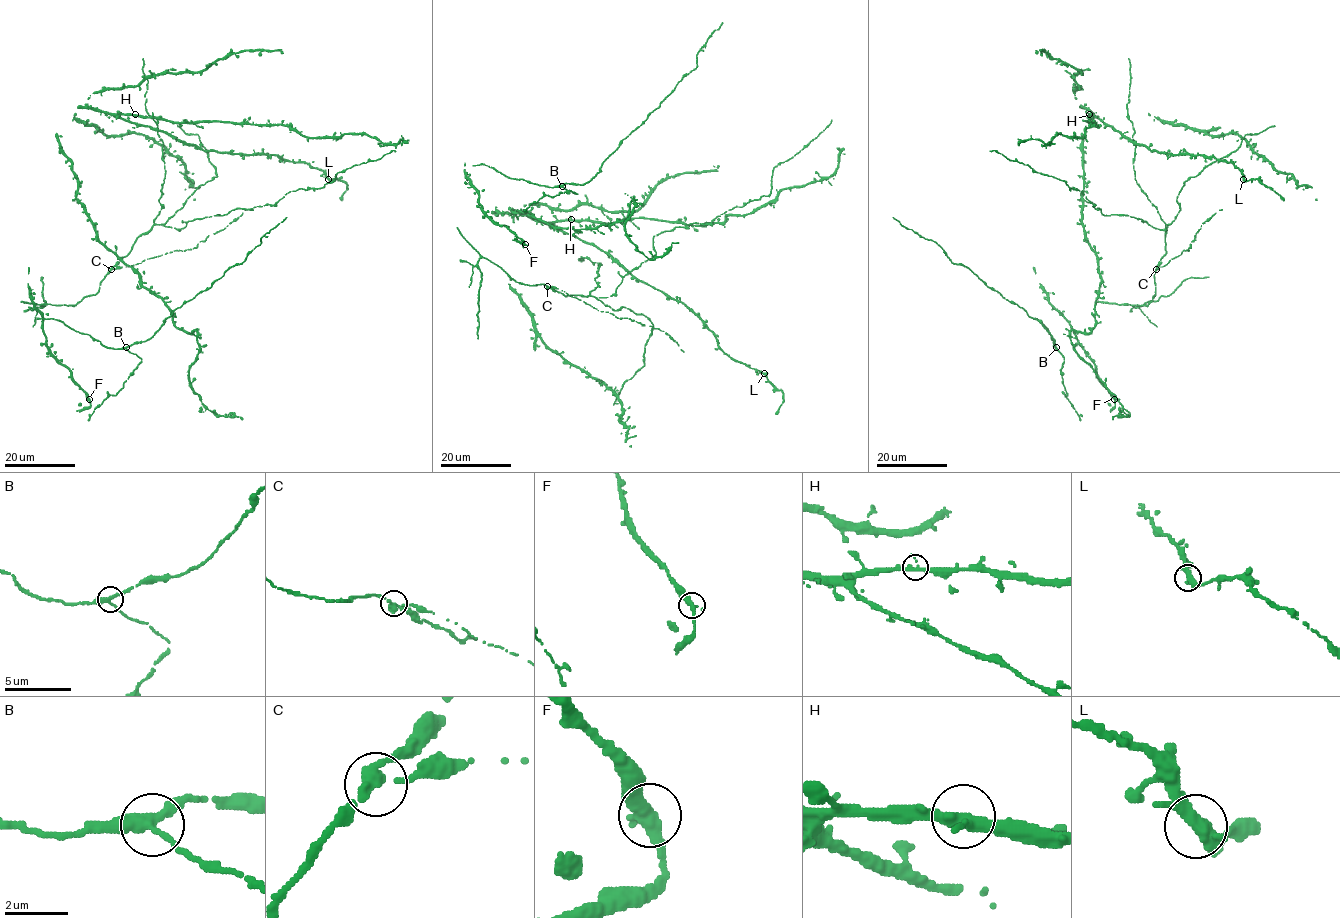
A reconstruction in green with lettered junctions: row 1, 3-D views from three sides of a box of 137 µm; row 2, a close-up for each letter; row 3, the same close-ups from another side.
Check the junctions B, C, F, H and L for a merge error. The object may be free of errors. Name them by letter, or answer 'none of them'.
C

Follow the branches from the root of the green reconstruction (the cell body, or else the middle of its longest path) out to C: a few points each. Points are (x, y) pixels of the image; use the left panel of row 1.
C: (160, 211), (153, 226), (136, 239), (131, 250), (112, 269)

